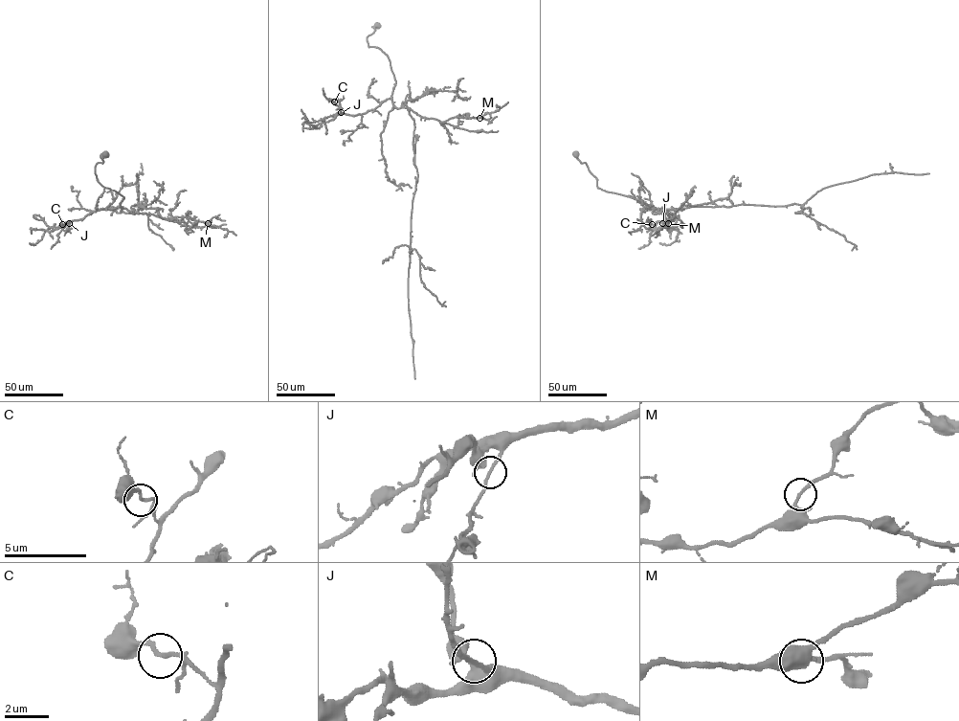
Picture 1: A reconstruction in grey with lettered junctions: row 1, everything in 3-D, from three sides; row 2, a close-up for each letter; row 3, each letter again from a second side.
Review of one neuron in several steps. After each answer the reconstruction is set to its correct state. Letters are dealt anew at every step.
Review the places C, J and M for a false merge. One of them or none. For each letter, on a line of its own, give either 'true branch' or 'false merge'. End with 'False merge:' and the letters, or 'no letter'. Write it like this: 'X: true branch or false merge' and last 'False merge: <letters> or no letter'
C: true branch
J: true branch
M: true branch
False merge: no letter

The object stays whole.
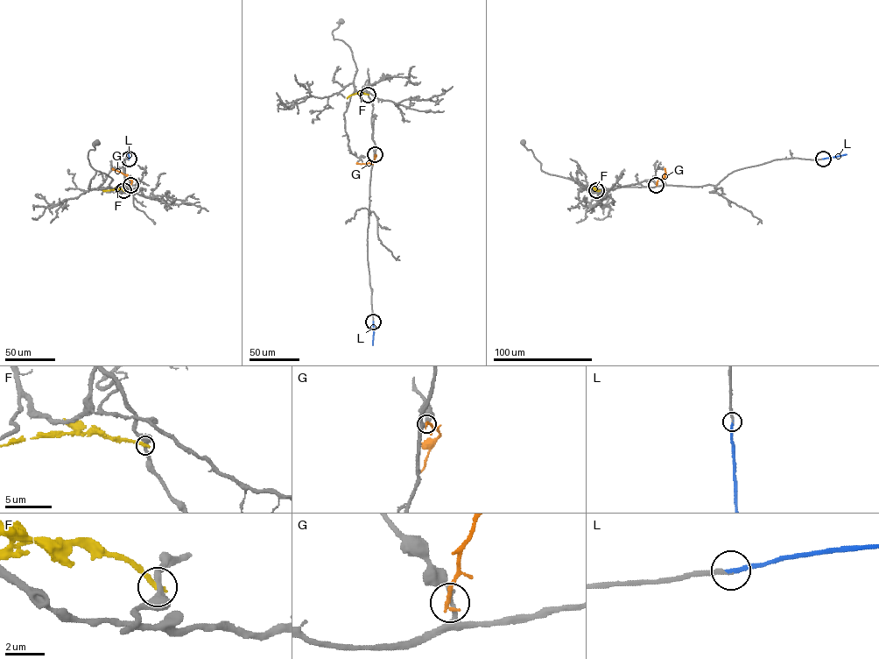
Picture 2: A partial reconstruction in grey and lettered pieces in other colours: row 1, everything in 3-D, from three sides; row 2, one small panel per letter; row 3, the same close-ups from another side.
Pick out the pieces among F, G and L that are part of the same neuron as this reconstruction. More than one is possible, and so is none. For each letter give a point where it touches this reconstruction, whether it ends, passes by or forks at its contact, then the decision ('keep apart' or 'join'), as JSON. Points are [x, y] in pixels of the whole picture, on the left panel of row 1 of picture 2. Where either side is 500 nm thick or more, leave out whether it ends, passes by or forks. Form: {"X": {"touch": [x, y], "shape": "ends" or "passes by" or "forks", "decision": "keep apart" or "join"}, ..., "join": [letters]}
{"F": {"touch": [123, 190], "shape": "ends", "decision": "keep apart"}, "G": {"touch": [130, 185], "shape": "ends", "decision": "keep apart"}, "L": {"touch": [129, 159], "shape": "ends", "decision": "join"}, "join": ["L"]}

